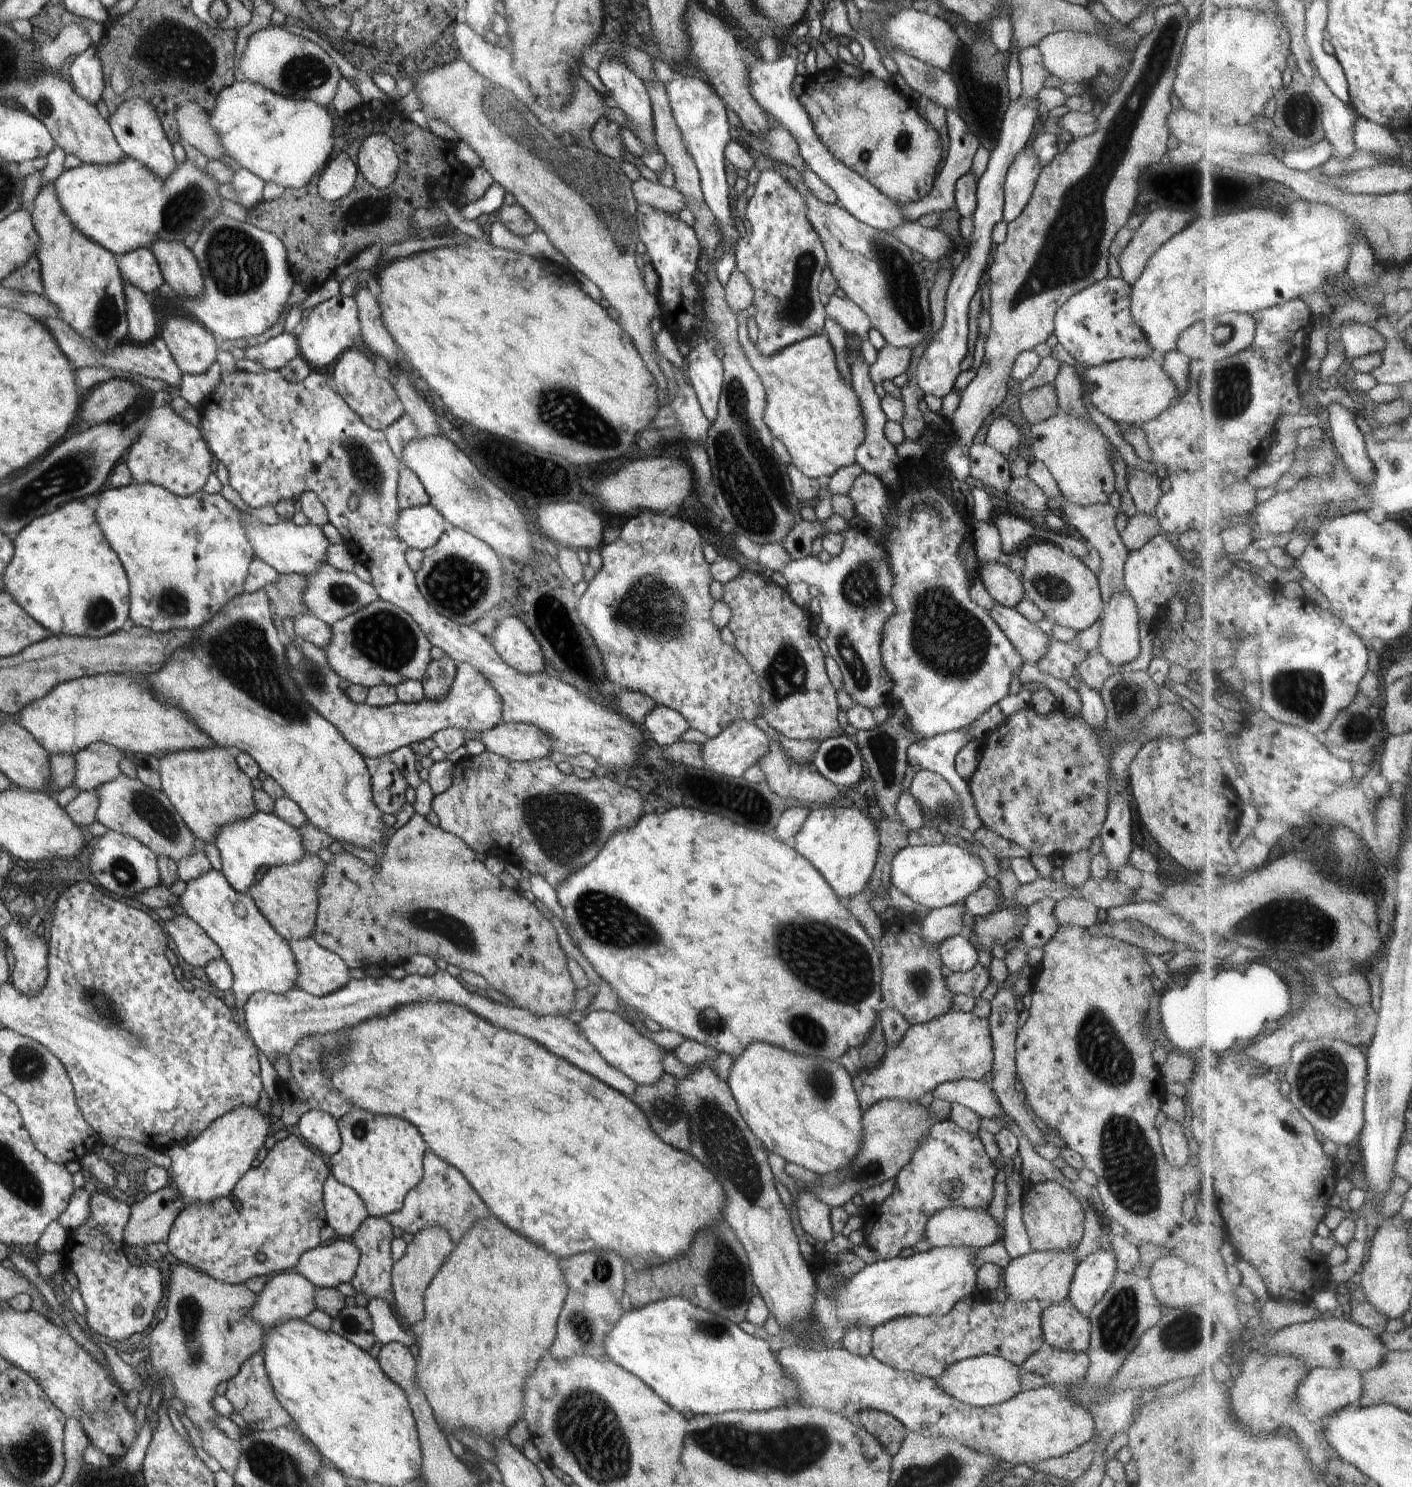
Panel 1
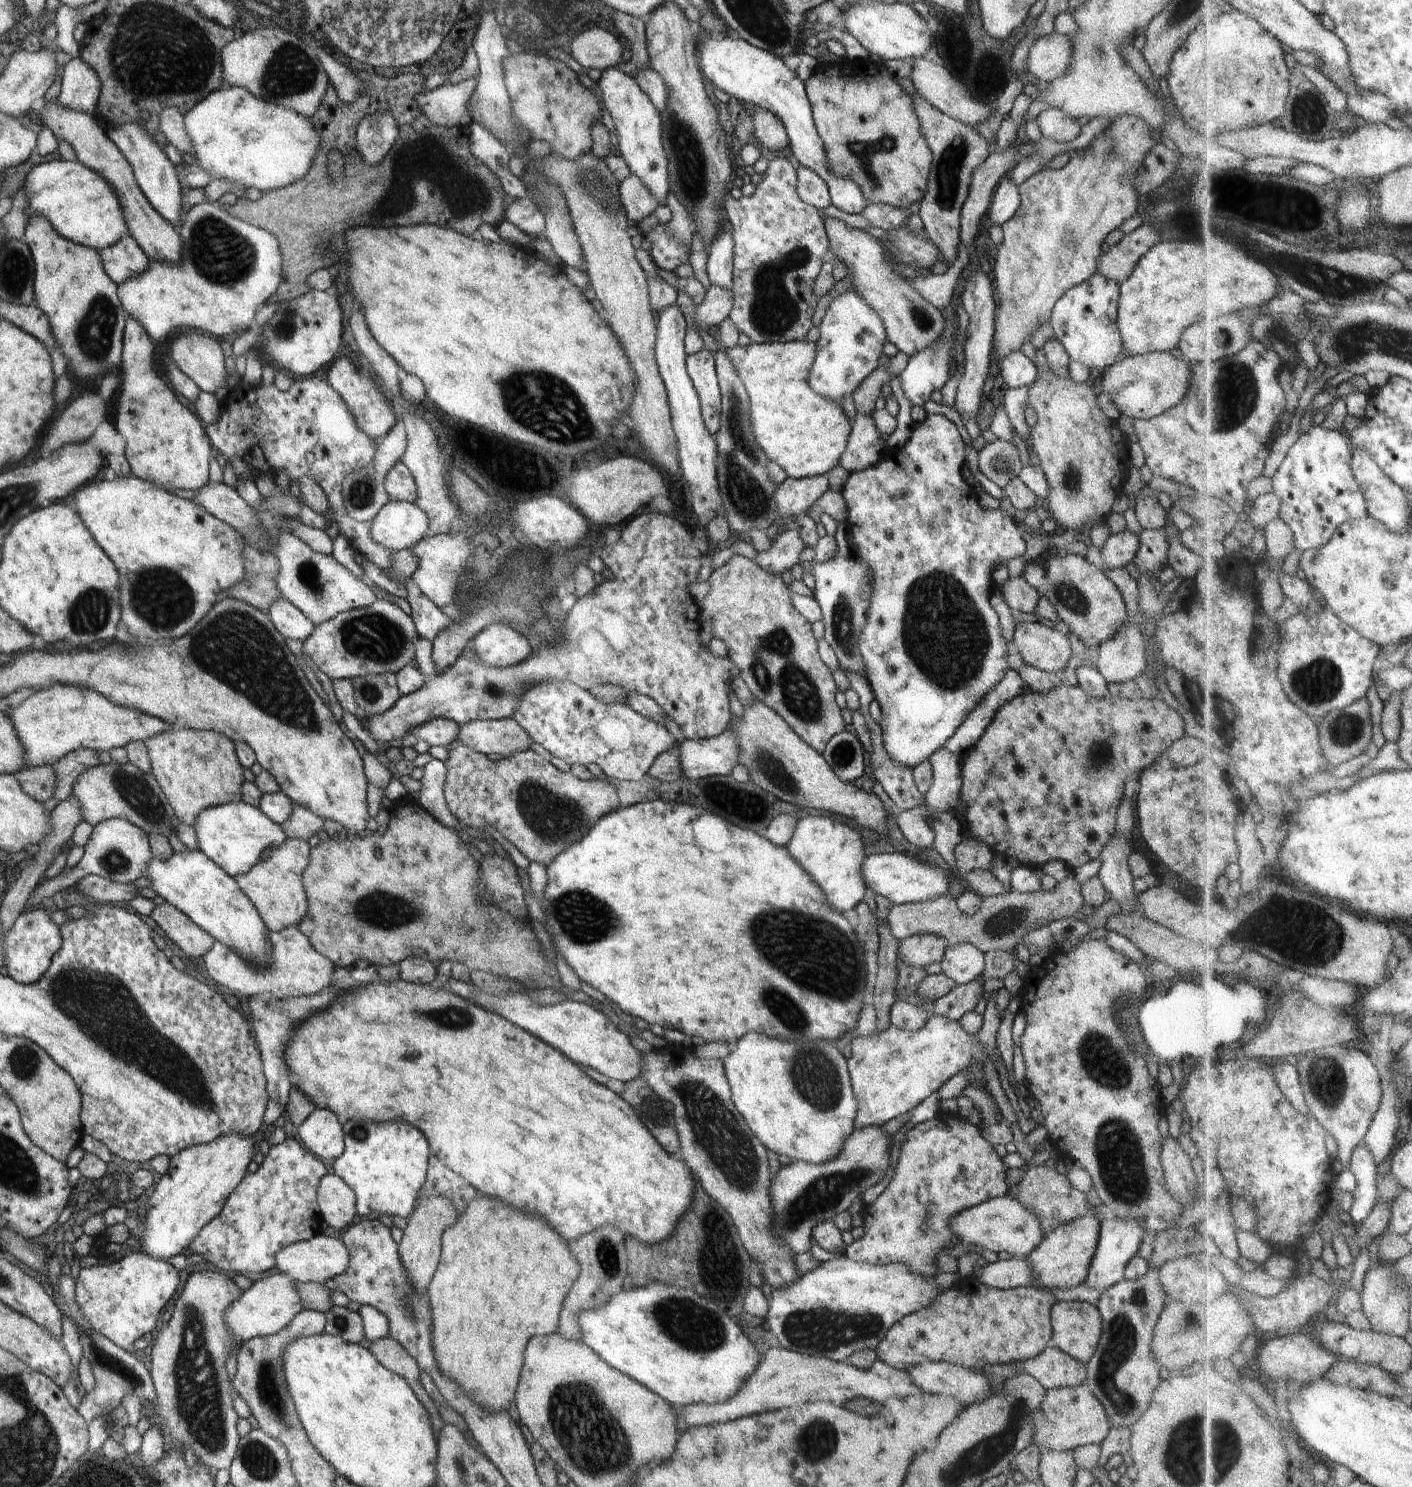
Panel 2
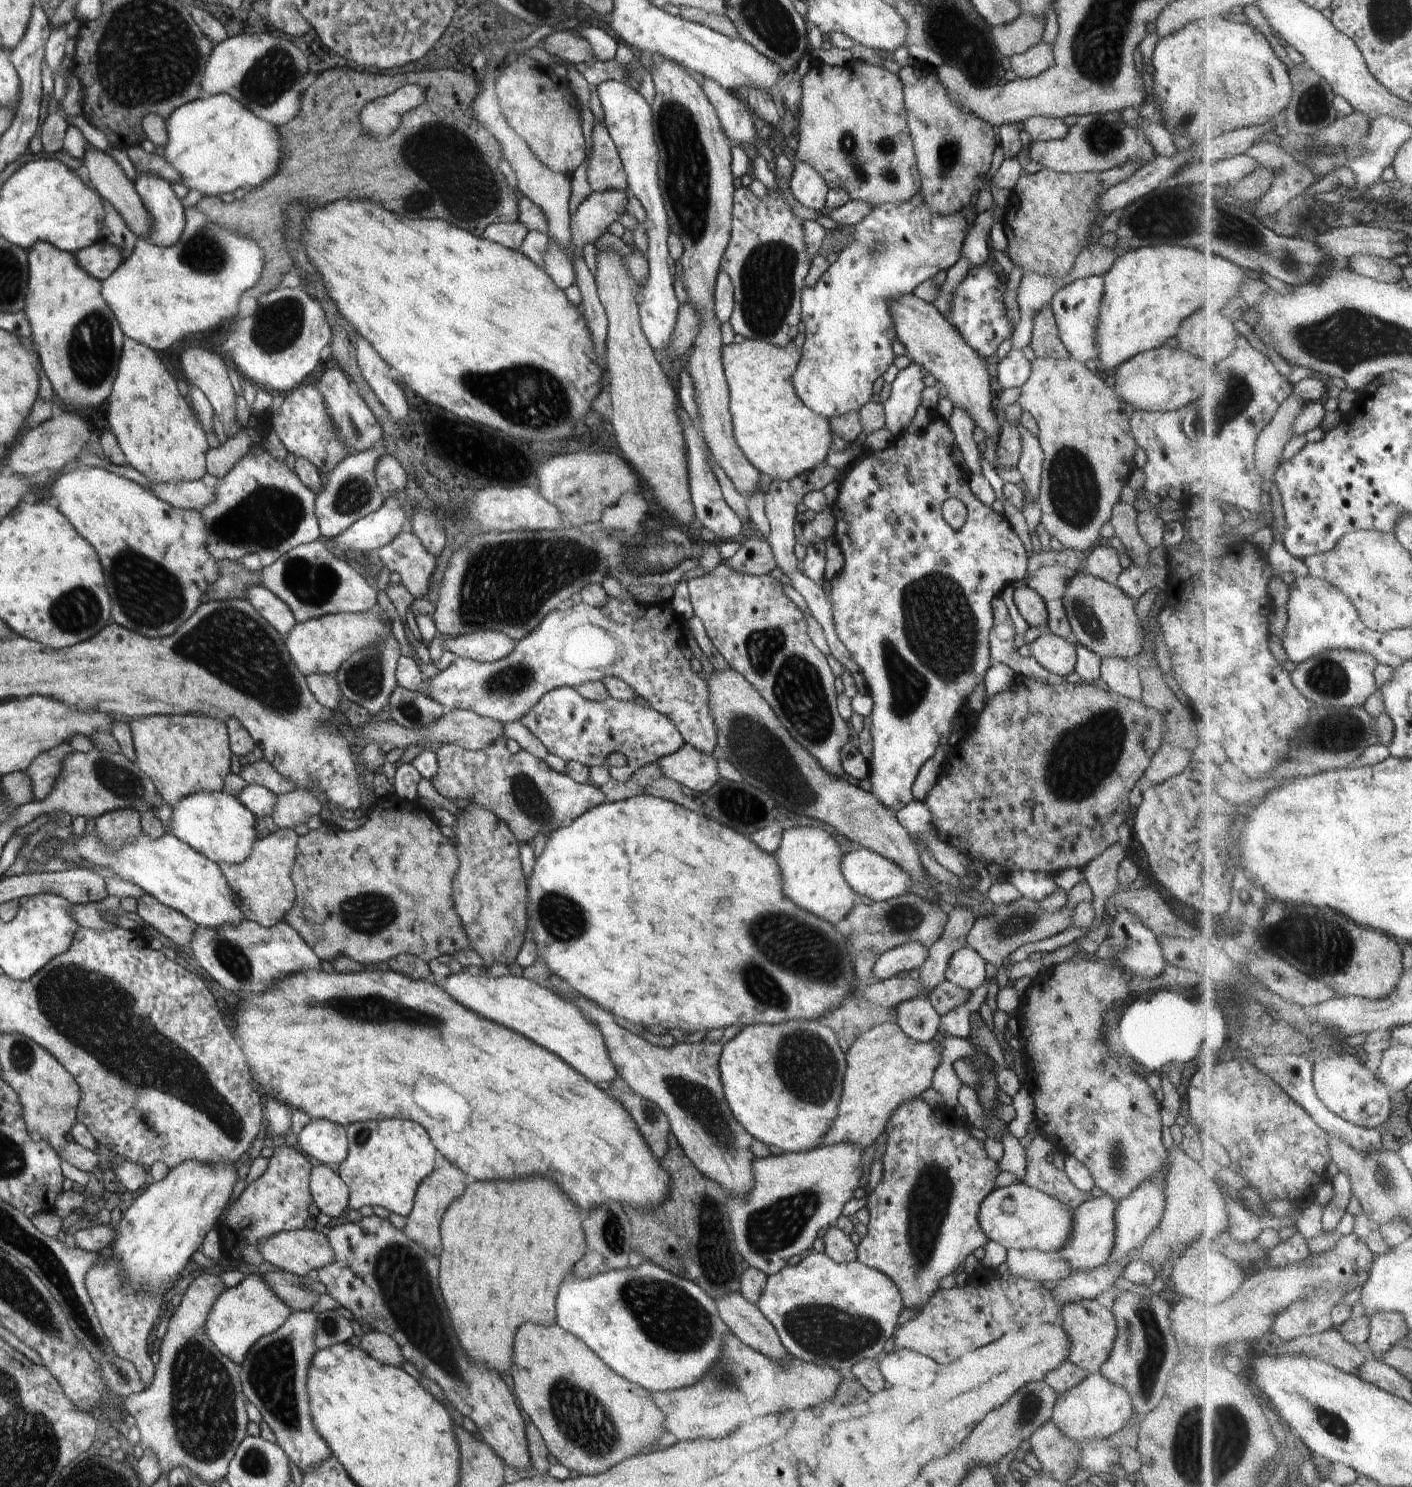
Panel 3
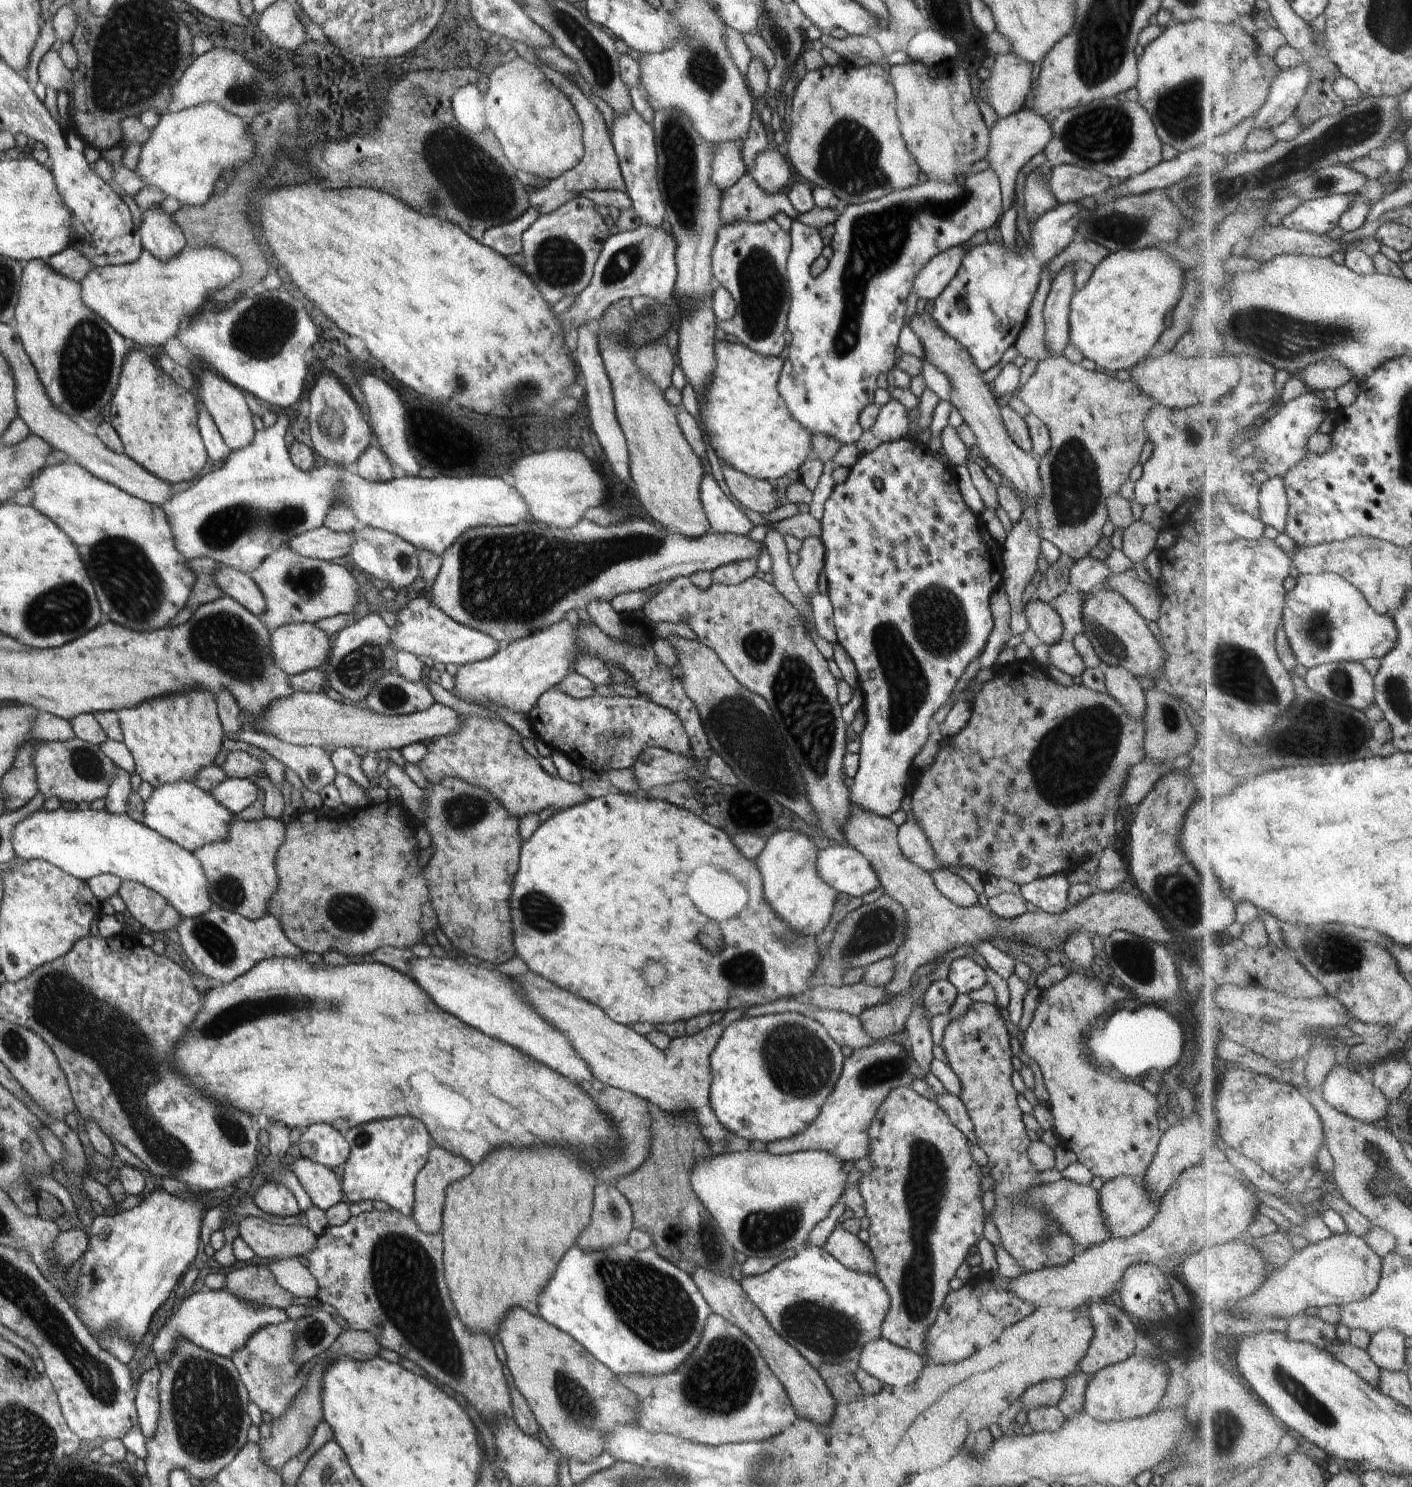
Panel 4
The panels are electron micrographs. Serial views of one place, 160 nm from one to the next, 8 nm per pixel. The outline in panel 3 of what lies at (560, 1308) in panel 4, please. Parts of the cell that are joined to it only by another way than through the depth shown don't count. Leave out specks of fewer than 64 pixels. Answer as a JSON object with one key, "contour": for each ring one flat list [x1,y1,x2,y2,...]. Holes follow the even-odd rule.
{"contour":[[643,1261,638,1268,630,1268,629,1266,622,1270,608,1271,607,1273,596,1273,589,1279,577,1279,575,1275,570,1273,560,1285,555,1302,555,1311,557,1314,556,1324,560,1325,570,1334,580,1338,586,1346,599,1356,616,1374,622,1378,627,1378,630,1382,636,1383,638,1386,649,1390,651,1393,663,1393,664,1391,675,1391,684,1387,691,1387,698,1381,703,1379,707,1373,717,1366,717,1362,723,1357,725,1341,729,1328,722,1320,717,1309,717,1304,713,1298,710,1298,701,1286,694,1281,683,1279,676,1276,661,1266,656,1266,653,1262]]}

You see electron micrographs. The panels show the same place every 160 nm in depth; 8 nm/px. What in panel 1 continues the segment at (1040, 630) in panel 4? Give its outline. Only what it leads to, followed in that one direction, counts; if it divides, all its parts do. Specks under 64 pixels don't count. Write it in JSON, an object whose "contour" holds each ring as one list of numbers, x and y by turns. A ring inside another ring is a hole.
{"contour":[[979,562,975,576,978,576,982,581,982,584,987,588,988,594,995,602,1002,606,1014,608,1024,599,1023,586,1019,576,1014,574,1006,565,1002,565,999,562,987,562,981,565]]}

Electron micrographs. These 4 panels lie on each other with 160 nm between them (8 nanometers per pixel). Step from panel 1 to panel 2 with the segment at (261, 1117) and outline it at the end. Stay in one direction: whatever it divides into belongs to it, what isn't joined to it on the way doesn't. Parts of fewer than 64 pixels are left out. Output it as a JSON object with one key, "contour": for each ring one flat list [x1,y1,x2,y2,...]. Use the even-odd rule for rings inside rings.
{"contour":[[230,1133,221,1134,208,1144,191,1146,177,1152,176,1156,170,1159,167,1172,160,1178,152,1197,148,1200,148,1211,145,1215,146,1232,142,1236,142,1244,138,1241,140,1247,158,1260,166,1260,171,1256,187,1252,191,1240,196,1238,201,1228,204,1228,208,1222,217,1217,217,1214,220,1214,226,1199,247,1175,248,1164,255,1155,254,1144,250,1135]]}

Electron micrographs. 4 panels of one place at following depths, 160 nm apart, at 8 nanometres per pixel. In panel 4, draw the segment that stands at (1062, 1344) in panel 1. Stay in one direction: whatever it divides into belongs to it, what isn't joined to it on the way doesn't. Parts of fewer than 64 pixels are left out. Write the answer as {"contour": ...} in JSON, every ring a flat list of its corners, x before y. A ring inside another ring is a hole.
{"contour":[[1102,1299,1092,1301,1084,1308,1083,1314,1088,1317,1093,1326,1093,1337,1087,1347,1087,1353,1080,1359,1078,1369,1087,1377,1096,1374,1108,1365,1124,1362,1134,1355,1136,1340,1136,1326,1130,1320,1128,1312,1114,1304,1102,1301]]}

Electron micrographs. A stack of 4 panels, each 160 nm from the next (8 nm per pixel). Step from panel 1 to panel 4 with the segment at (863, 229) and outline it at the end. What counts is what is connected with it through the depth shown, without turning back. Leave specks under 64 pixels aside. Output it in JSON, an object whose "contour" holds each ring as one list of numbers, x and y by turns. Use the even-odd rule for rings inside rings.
{"contour":[[925,310,923,313,912,315,907,325,920,339,924,350,922,359,940,370,944,382,949,382,951,393,945,397,960,412,964,422,974,433,983,456,1001,474,1006,483,1018,489,1024,496,1034,499,1035,504,1040,502,1042,485,1039,461,1032,453,1022,450,1009,435,996,404,996,396,984,381,983,372,976,366,973,356,955,338,946,334,934,321,934,317]]}

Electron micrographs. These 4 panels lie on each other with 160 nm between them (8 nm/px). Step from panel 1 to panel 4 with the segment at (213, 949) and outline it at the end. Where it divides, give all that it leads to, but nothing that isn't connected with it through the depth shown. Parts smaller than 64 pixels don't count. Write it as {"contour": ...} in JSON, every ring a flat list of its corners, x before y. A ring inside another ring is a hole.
{"contour":[[122,881,118,894,128,912,153,935,160,936,175,929,181,921,181,914,147,886,134,881]]}

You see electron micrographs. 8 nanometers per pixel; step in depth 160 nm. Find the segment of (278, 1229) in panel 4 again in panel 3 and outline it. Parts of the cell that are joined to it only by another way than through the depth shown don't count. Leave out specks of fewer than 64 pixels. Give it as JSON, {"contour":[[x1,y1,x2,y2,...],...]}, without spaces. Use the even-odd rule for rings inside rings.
{"contour":[[298,1229,295,1231,286,1231,268,1237,256,1245,266,1262,274,1264,276,1268,301,1277,306,1277,310,1270,322,1269,333,1261,333,1250,329,1246,326,1235,315,1229]]}

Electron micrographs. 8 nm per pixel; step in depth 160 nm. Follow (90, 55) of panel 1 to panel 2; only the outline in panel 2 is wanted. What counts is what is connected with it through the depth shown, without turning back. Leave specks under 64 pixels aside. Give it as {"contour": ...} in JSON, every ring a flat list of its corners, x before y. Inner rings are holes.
{"contour":[[72,57,62,70,61,92,57,99,62,106,98,118,97,102,101,91,101,82,94,72,81,60]]}

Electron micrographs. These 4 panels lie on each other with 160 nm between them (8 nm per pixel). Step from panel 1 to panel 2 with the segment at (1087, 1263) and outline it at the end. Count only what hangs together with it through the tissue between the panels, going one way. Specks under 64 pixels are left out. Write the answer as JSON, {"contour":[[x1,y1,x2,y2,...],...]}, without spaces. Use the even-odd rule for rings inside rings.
{"contour":[[1114,1217,1099,1222,1097,1235,1096,1250,1090,1259,1083,1284,1088,1288,1103,1291,1125,1278,1126,1263,1134,1254,1138,1253,1139,1244,1146,1232,1141,1228,1140,1224,1134,1221,1121,1221]]}

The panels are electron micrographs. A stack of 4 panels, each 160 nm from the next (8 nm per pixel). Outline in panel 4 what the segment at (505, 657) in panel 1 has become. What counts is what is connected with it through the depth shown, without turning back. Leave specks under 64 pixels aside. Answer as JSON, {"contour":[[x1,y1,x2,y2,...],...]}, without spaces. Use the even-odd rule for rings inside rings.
{"contour":[[428,598,412,600,404,609,397,613,398,626,391,628,391,639,398,651,406,651,418,656,429,656,435,662,444,664,465,665,474,661,489,659,503,645,491,636,479,630,464,626,446,616,435,607]]}

